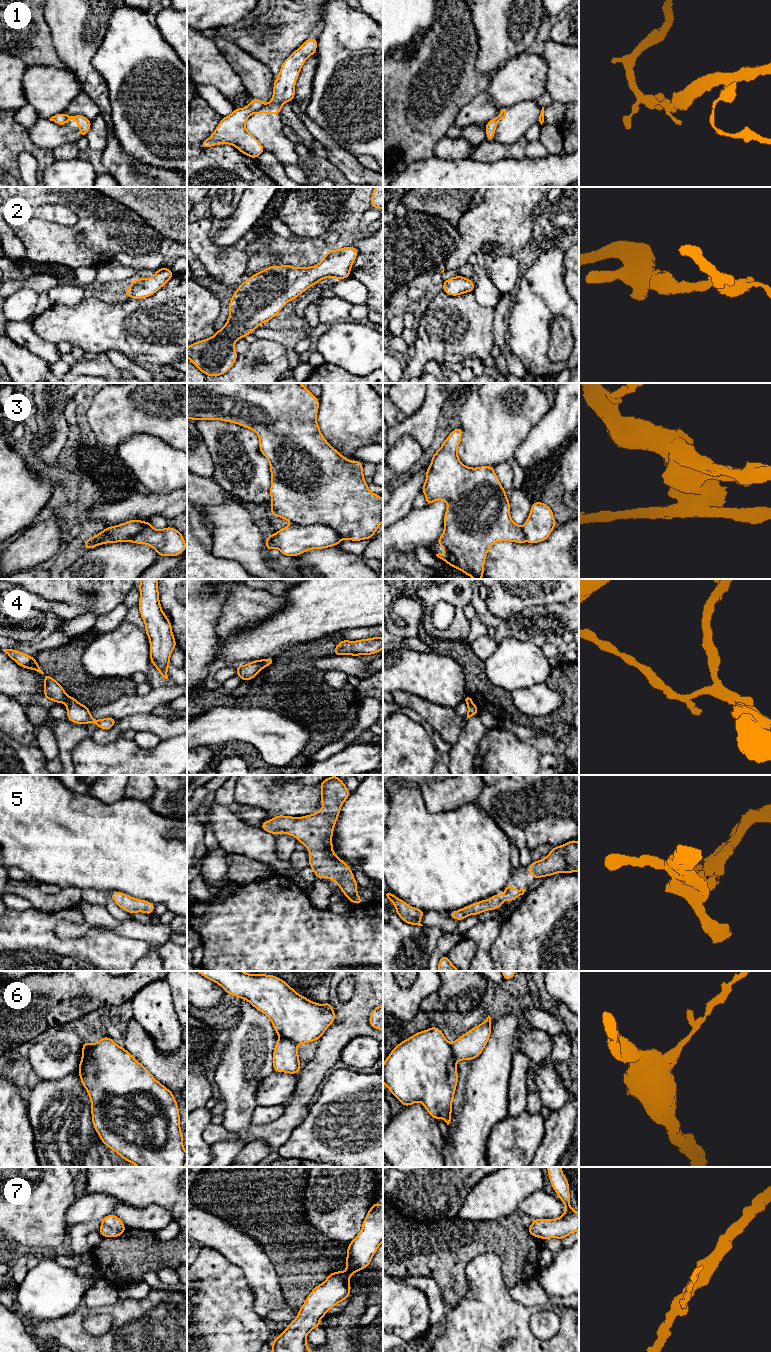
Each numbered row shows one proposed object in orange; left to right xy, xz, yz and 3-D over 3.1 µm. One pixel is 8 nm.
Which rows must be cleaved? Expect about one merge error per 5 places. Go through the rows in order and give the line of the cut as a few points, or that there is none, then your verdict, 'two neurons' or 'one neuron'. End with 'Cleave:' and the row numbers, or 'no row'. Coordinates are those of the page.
1: cut in xz along (264, 105), (253, 112); two neurons
2: no cut; one neuron
3: no cut; one neuron
4: cut in xz along (260, 660), (263, 667); two neurons
5: no cut; one neuron
6: cut in xz along (279, 1036), (289, 1039), (296, 1044); two neurons
7: no cut; one neuron
Cleave: 1, 4, 6

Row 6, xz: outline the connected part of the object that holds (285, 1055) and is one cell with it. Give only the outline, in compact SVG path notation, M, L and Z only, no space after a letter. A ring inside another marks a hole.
M279 1037L273 1051L273 1071L298 1074L300 1068L297 1044Z

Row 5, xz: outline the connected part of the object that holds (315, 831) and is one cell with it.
M336 775L323 780L319 785L322 788L321 805L324 806L319 812L303 817L274 816L270 821L262 822L260 827L274 835L286 833L294 836L310 852L309 866L313 869L316 878L330 878L340 886L340 890L348 897L350 902L361 906L362 898L357 895L358 884L351 868L333 852L333 843L331 841L341 806L350 796L350 792L344 781L340 780Z

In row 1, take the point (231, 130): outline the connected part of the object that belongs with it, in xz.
M252 98L245 108L236 108L232 114L222 118L213 134L201 143L201 148L209 148L219 144L235 146L243 154L256 159L265 149L262 144L250 134L246 127L248 117L262 108L264 103Z

